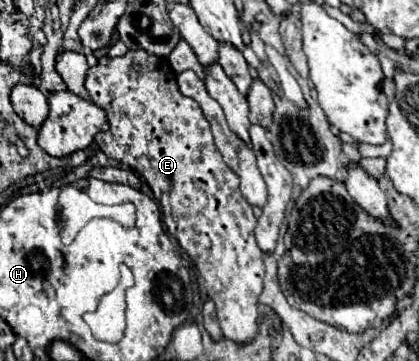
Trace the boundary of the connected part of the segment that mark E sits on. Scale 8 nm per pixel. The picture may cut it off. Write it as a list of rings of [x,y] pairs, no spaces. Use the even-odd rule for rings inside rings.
[[[128,49],[122,57],[100,57],[96,67],[88,69],[84,85],[90,93],[90,99],[106,111],[110,125],[108,131],[100,131],[96,135],[98,147],[108,157],[130,165],[148,181],[154,197],[160,201],[162,221],[168,233],[176,237],[180,247],[192,257],[204,279],[210,299],[216,303],[216,313],[224,337],[236,343],[252,341],[258,319],[256,305],[264,279],[264,253],[254,239],[256,217],[252,213],[252,205],[244,201],[236,173],[224,165],[200,105],[180,93],[176,85],[176,73],[172,71],[168,59],[152,57],[152,53],[144,53],[144,49]]]

